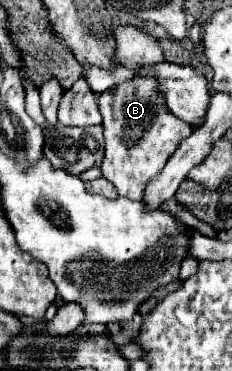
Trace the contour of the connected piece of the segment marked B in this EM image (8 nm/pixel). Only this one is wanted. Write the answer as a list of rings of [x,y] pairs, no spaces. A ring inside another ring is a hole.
[[[137,74],[135,78],[99,94],[97,102],[105,130],[103,176],[117,188],[119,196],[143,200],[145,186],[165,168],[173,150],[193,132],[193,128],[169,112],[165,94],[159,90],[159,80],[149,74]]]

